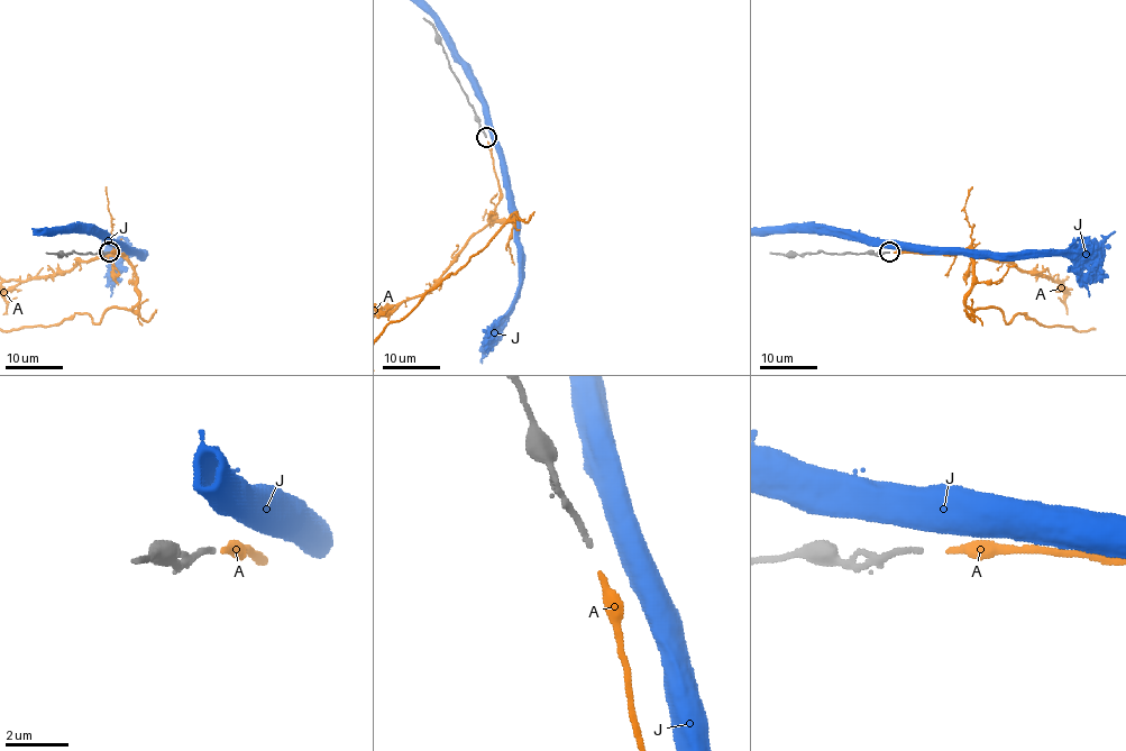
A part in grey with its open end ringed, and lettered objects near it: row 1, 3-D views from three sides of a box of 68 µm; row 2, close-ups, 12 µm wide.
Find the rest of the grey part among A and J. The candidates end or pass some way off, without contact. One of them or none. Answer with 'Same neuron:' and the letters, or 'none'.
Same neuron: A

